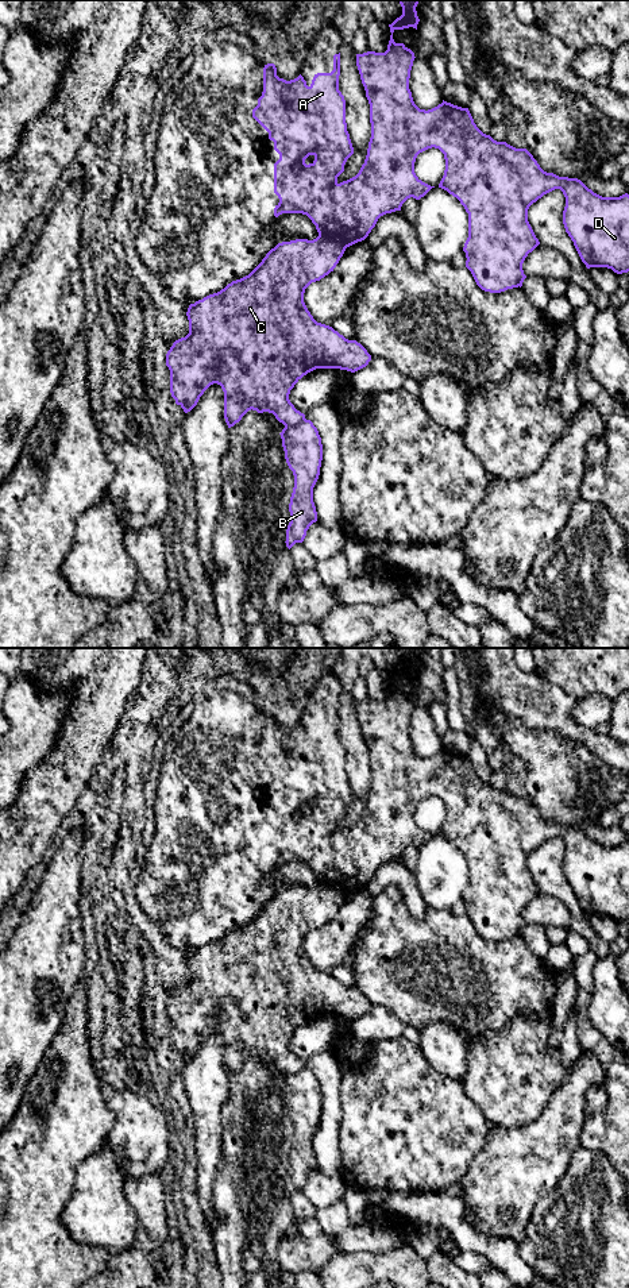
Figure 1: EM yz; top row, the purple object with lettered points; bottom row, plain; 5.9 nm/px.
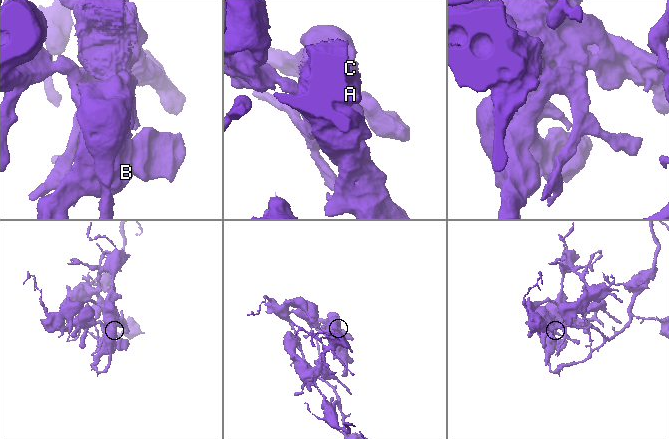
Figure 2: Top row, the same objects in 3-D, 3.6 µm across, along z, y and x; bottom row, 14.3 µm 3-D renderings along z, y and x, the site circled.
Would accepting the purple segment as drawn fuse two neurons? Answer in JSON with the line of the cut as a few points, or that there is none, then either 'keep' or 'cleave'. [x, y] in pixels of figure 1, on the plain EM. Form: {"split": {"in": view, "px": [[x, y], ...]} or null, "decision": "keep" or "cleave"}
{"split": {"in": "yz", "px": [[319, 882], [335, 884], [347, 894]]}, "decision": "cleave"}

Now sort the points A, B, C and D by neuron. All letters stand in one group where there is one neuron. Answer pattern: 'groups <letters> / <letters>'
groups A B D / C

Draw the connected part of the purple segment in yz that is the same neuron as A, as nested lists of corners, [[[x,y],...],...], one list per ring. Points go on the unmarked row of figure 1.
[[[420,648],[398,649],[402,655],[402,663],[389,672],[391,683],[387,698],[385,701],[367,699],[356,702],[356,714],[370,752],[371,786],[364,811],[359,821],[347,829],[337,830],[337,825],[344,820],[347,807],[354,802],[346,771],[346,748],[339,739],[340,701],[333,703],[333,718],[314,722],[309,734],[301,722],[294,728],[286,729],[277,724],[274,712],[265,713],[263,740],[258,747],[258,753],[252,757],[252,766],[269,780],[269,787],[274,790],[274,798],[279,802],[279,807],[274,811],[274,841],[279,847],[274,856],[274,864],[278,865],[282,861],[306,863],[316,874],[319,883],[335,884],[350,895],[364,888],[381,864],[401,859],[402,852],[408,847],[420,848],[435,836],[422,830],[414,821],[417,803],[435,795],[444,802],[445,807],[445,818],[439,836],[456,845],[468,861],[468,886],[463,895],[467,906],[466,915],[482,938],[501,941],[522,934],[526,926],[522,911],[528,902],[540,892],[528,869],[528,857],[533,851],[555,837],[560,837],[566,845],[563,872],[586,915],[607,915],[617,922],[628,921],[628,841],[620,845],[602,845],[578,826],[559,825],[544,820],[526,797],[516,797],[506,790],[497,790],[490,783],[483,782],[474,771],[468,756],[462,756],[444,748],[428,759],[420,757],[414,752],[409,737],[409,726],[416,705],[404,691],[394,690],[393,680],[409,675],[417,678],[420,667],[416,655]]]

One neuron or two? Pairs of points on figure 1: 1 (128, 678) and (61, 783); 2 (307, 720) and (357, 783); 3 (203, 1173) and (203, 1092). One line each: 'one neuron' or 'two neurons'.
1: one neuron
2: two neurons
3: one neuron

